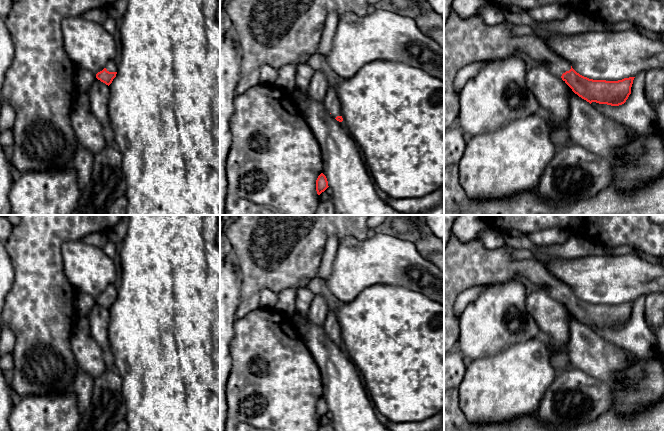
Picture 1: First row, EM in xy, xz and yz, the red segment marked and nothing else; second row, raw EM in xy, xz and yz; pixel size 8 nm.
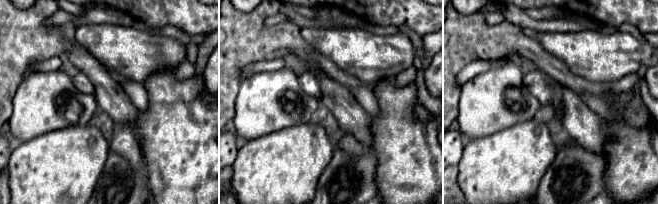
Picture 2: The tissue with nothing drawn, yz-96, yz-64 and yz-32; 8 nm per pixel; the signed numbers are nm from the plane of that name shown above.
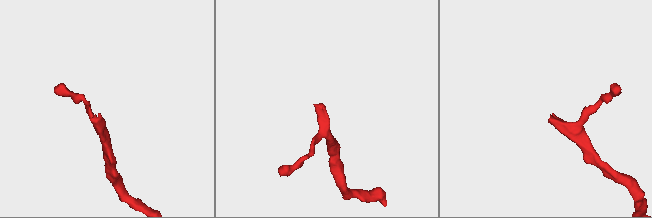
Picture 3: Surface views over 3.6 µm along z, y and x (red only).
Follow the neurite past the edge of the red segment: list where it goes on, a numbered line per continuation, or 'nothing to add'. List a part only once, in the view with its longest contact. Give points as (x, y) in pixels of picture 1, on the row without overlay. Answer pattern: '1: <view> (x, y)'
1: xy (111, 290)

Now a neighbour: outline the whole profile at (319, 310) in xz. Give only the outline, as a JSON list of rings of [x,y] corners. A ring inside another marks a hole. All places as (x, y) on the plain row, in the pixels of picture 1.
[[[314,295],[307,314],[308,319],[313,324],[323,326],[329,312],[330,308],[324,297],[321,295]]]

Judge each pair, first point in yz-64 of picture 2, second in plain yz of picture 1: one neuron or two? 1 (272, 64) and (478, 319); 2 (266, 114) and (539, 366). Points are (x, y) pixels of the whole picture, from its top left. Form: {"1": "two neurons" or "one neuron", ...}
{"1": "two neurons", "2": "two neurons"}

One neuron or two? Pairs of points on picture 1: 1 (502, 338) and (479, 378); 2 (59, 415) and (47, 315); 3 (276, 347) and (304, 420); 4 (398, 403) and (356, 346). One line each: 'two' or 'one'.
1: two
2: two
3: one
4: one

